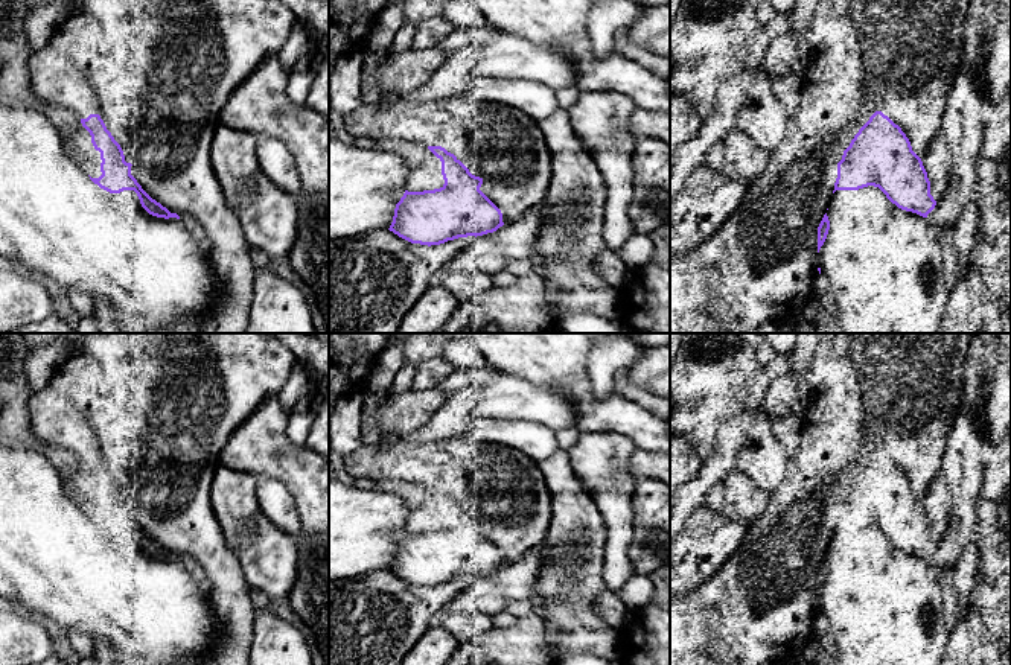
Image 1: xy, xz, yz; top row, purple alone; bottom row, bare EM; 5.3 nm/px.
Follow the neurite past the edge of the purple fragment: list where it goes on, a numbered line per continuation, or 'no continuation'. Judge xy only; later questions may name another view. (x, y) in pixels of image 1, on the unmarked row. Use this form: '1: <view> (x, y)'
1: xy (54, 560)

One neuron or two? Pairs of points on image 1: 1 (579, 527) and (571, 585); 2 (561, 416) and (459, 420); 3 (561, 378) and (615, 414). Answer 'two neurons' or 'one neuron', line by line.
1: one neuron
2: one neuron
3: one neuron

